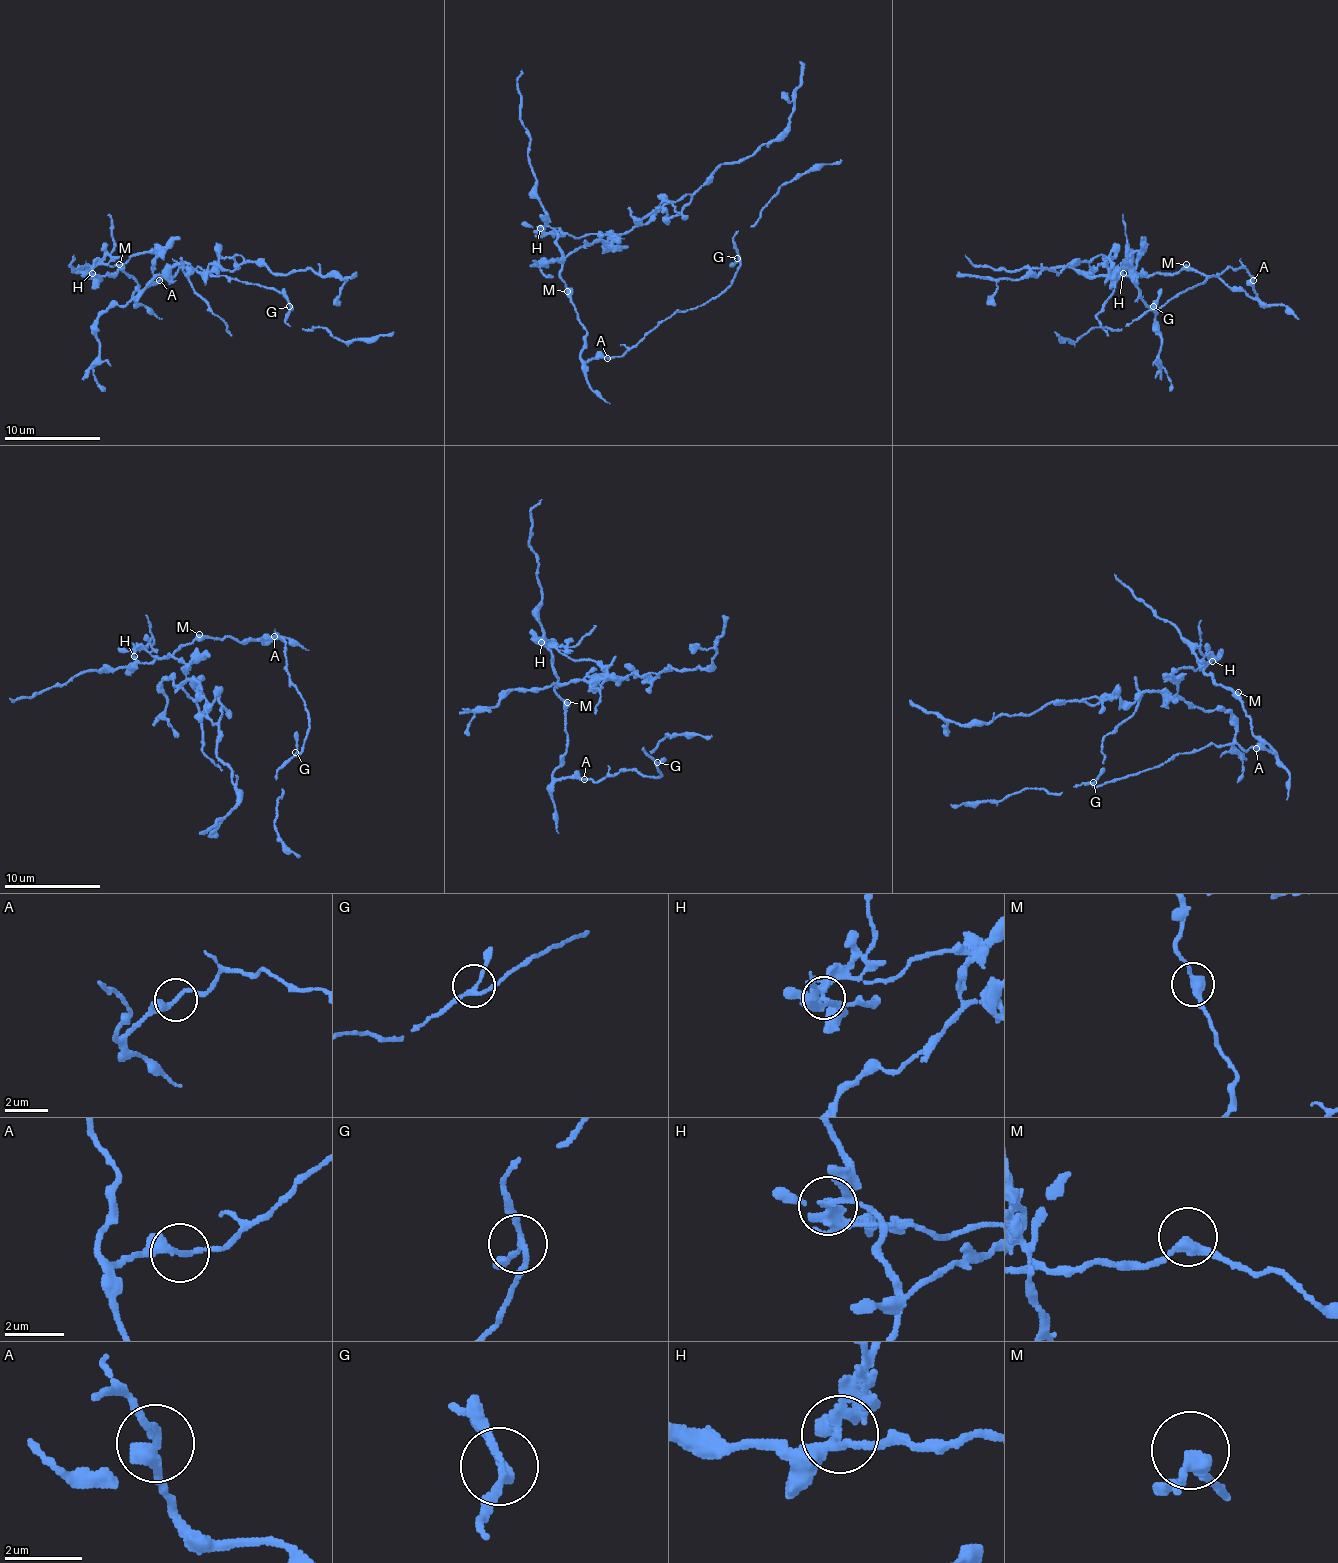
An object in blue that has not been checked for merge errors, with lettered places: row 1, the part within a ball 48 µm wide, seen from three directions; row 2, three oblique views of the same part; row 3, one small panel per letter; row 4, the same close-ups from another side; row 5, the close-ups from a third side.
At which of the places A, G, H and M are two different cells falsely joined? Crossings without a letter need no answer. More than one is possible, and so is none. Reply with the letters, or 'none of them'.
H

